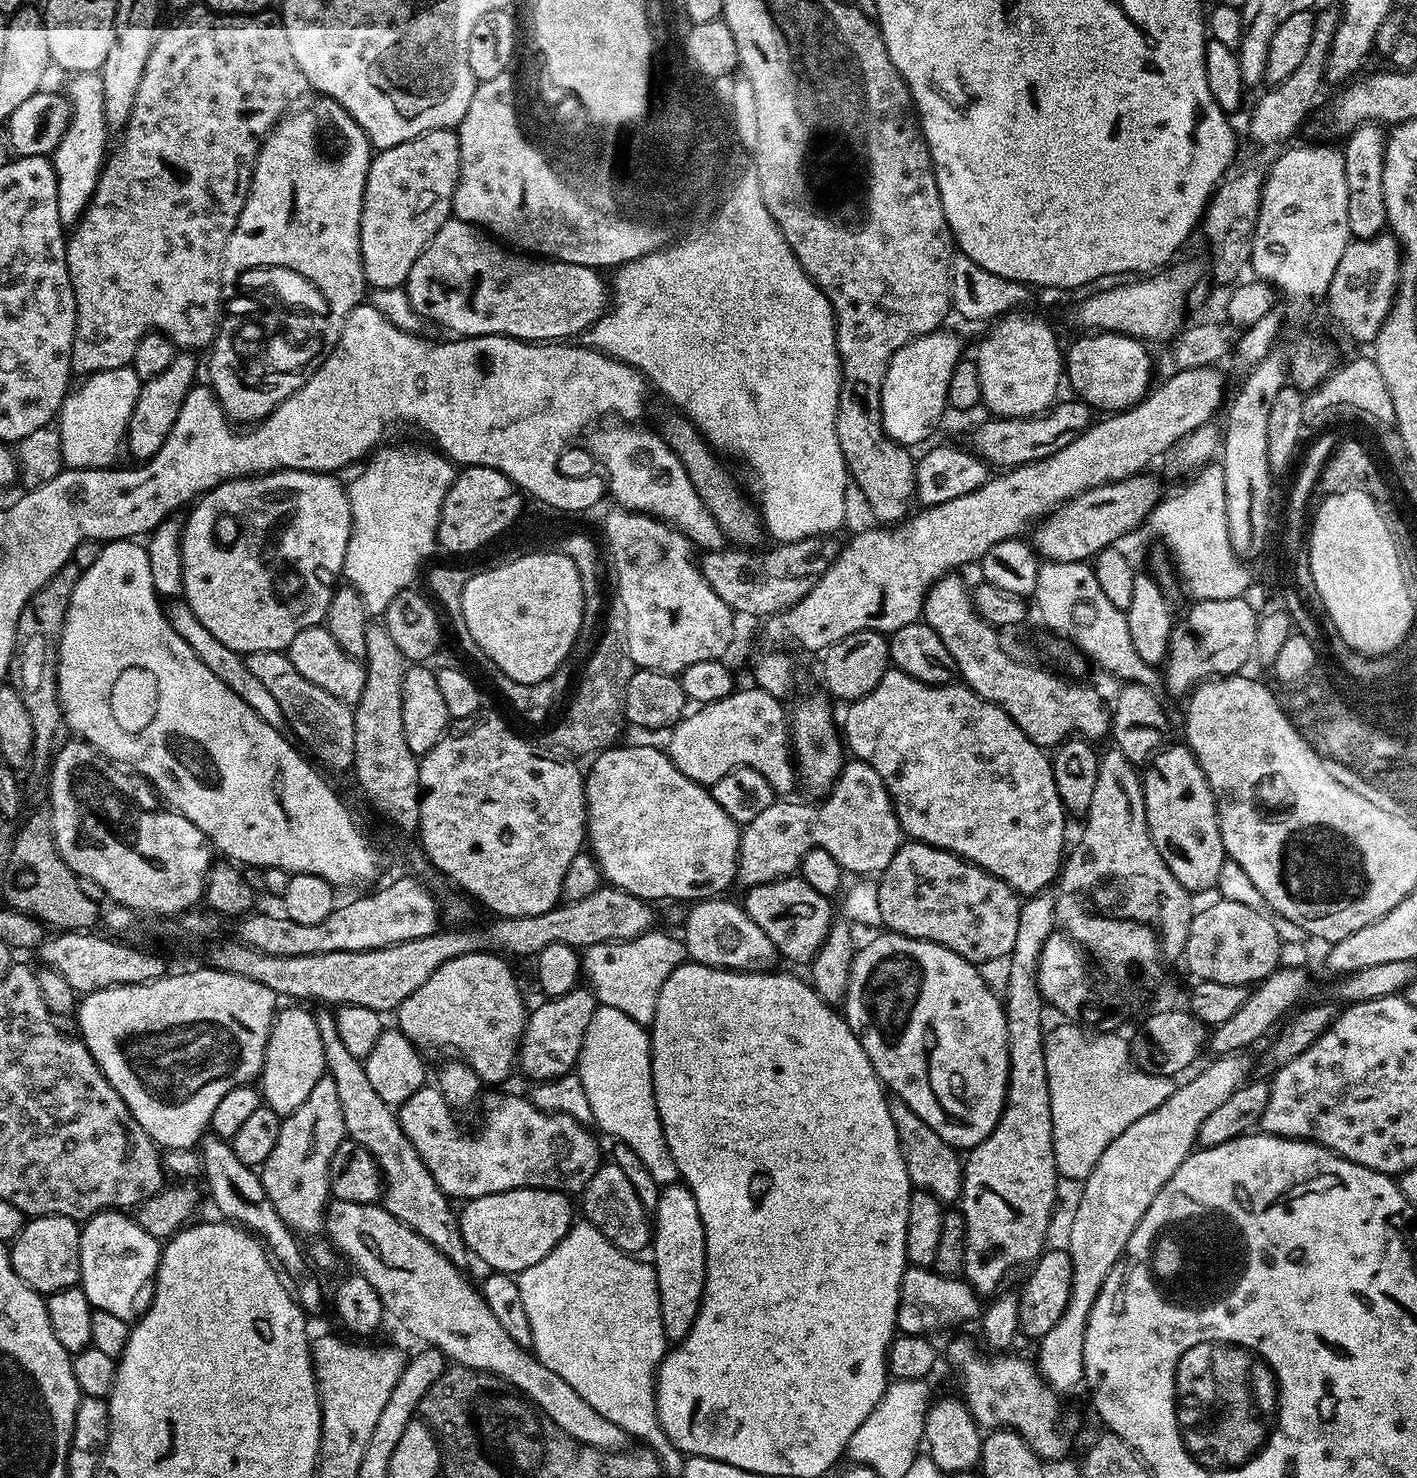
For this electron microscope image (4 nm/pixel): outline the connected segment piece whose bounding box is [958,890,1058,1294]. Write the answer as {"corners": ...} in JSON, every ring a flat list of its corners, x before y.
{"corners":[[1045,890,1043,892,1037,892,1035,896,1029,896,1021,903,1020,917,1018,918,1018,938,1014,938,1014,950,1012,951,1010,959,1007,961,1007,964,1009,963,1008,997,1005,995,1002,1000,1004,1017,1006,1018,1006,1038,1008,1039,1008,1097,1004,1099,1004,1112,1000,1116,1000,1121,994,1126,992,1133,982,1142,975,1144,963,1161,964,1185,960,1191,960,1199,958,1201,959,1211,963,1212,964,1221,966,1222,966,1258,964,1259,963,1275,966,1277,968,1283,980,1294,992,1291,992,1293,995,1293,997,1289,1001,1287,999,1284,1002,1283,1015,1268,1020,1268,1023,1264,1025,1264,1025,1266,1031,1265,1033,1261,1039,1257,1040,1253,1045,1251,1046,1244,1044,1244,1044,1239,1048,1236,1048,1223,1052,1220,1052,1207,1056,1204,1056,1180,1058,1181,1058,1173,1056,1171,1056,1163,1054,1162,1050,1082,1046,1078,1046,1054,1044,1053,1044,1038,1046,1035,1044,1011,1046,1011,1046,1005,1044,1003,1044,997,1040,995,1040,988,1036,984,1036,971,1038,970,1038,962,1042,954,1042,946,1046,942,1046,938,1050,938,1050,934,1056,927,1056,897,1051,891]]}

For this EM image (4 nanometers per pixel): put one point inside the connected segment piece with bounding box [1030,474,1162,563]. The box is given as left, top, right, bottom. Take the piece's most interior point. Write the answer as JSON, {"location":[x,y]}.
{"location":[1078,530]}

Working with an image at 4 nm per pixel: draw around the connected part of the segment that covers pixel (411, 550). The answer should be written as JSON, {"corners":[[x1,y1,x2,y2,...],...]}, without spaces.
{"corners":[[408,444,401,448,384,447,373,451,363,465,365,468,361,470,360,476,346,484,352,511,352,533,346,546,342,576,362,598,369,614,376,618,383,617,384,611,390,602,394,602,398,593,409,591,415,585,412,583,415,582,420,567,431,558,432,551,437,551,440,517,444,515,444,503,448,500,448,491,451,490,458,471,457,465,447,456,431,447,411,448]]}

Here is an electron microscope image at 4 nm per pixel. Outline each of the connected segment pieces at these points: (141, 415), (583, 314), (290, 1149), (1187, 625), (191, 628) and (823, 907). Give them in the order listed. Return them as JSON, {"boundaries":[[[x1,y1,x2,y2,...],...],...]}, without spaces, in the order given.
{"boundaries":[[[178,354,162,374,143,381,140,393,134,402,132,417,128,423,126,433,126,452,133,456,133,461,147,462,166,442,174,422,178,418,178,410,182,410,182,402,186,402,186,394,197,383,196,356,192,354]],[[449,218,440,227,438,234,434,234,410,270,406,285,410,306,425,321,433,320,460,338,502,335,529,342,564,342,576,338,572,336,579,332,580,335,587,333,608,311,610,288,597,269,561,260,533,258,516,250,503,252,499,246,495,239,489,238,475,224]],[[334,1090,324,1091,312,1092,298,1110,281,1119,278,1142,274,1142,270,1158,258,1168,262,1186,270,1202,274,1202,274,1210,301,1237,324,1232,324,1214,330,1203,328,1167,334,1150,346,1139,338,1094]],[[1243,598,1201,600,1172,625,1168,659,1162,668,1165,689,1183,697,1191,693,1197,684,1241,671,1256,650,1256,621,1258,612,1251,609]],[[173,599,169,604,172,605,167,605,166,615,171,620,172,629,176,631,178,638,182,638,182,642,186,642,186,646,190,646,190,650,194,650,194,654,198,654,198,658,206,662,210,671,219,680,226,682,226,686,230,686,230,690,234,690,234,694,238,694,238,698,242,698,242,702,246,702,246,706,250,706,250,710,254,710,254,714,258,714,262,722,266,722,266,726,283,731,287,724,281,706,271,696,270,690,266,690,262,681,246,666,244,656,230,650,230,646,222,646,222,642,218,642,218,638,214,638,214,634,210,634,210,630,206,630,202,622,198,622,198,614,194,614,194,610,190,610,190,606,183,599]],[[793,874,783,880,773,880,771,884,756,884,747,889,748,897,742,900,742,907,748,917,762,926,770,942,774,942,777,953,796,964,807,965,816,957,830,925,833,923,829,897,818,894,799,875]]]}

